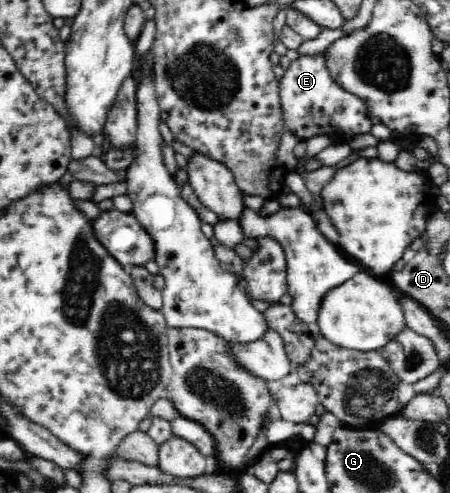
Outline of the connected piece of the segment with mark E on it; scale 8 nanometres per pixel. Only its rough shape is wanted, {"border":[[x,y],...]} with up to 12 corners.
{"border":[[320,57],[280,81],[286,128],[333,144],[370,133],[366,105]]}

